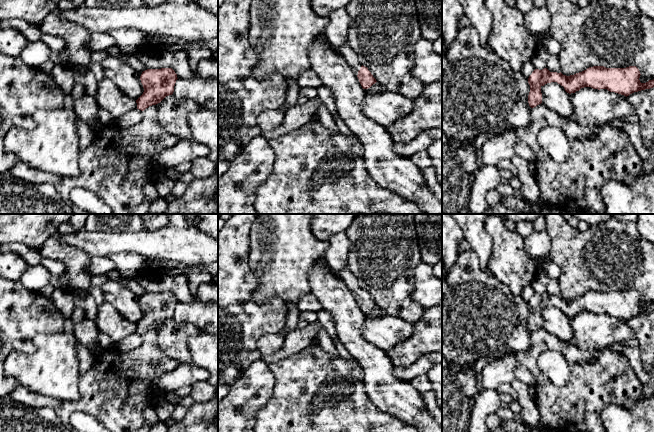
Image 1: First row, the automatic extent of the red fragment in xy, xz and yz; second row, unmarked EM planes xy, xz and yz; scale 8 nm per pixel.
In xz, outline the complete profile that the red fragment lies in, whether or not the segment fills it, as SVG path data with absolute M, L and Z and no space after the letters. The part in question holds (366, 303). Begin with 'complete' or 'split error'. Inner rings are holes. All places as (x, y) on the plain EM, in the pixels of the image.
split error | M346 267L341 271L331 271L351 290L363 313L368 313L377 306L368 292L360 287L357 278Z

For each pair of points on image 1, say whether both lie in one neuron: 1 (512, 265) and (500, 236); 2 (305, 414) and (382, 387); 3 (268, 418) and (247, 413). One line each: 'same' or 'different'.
1: same
2: different
3: different

